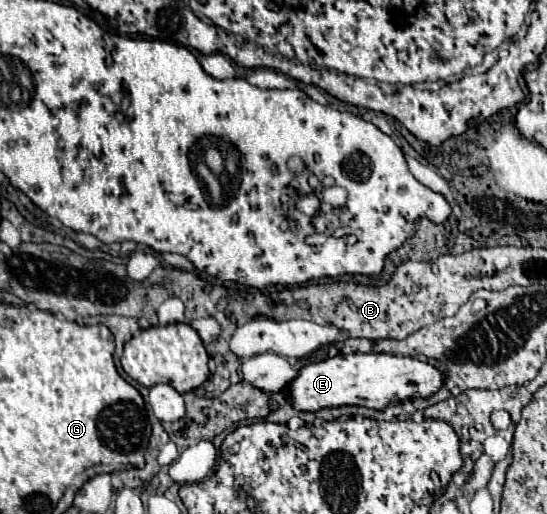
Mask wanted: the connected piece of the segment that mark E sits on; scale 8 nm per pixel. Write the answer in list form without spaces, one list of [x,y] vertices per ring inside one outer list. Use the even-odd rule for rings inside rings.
[[[339,353],[325,361],[305,365],[291,383],[289,401],[299,411],[321,411],[325,407],[341,405],[361,405],[383,411],[391,403],[403,401],[403,397],[429,399],[443,387],[443,383],[443,371],[429,361],[389,353]]]

